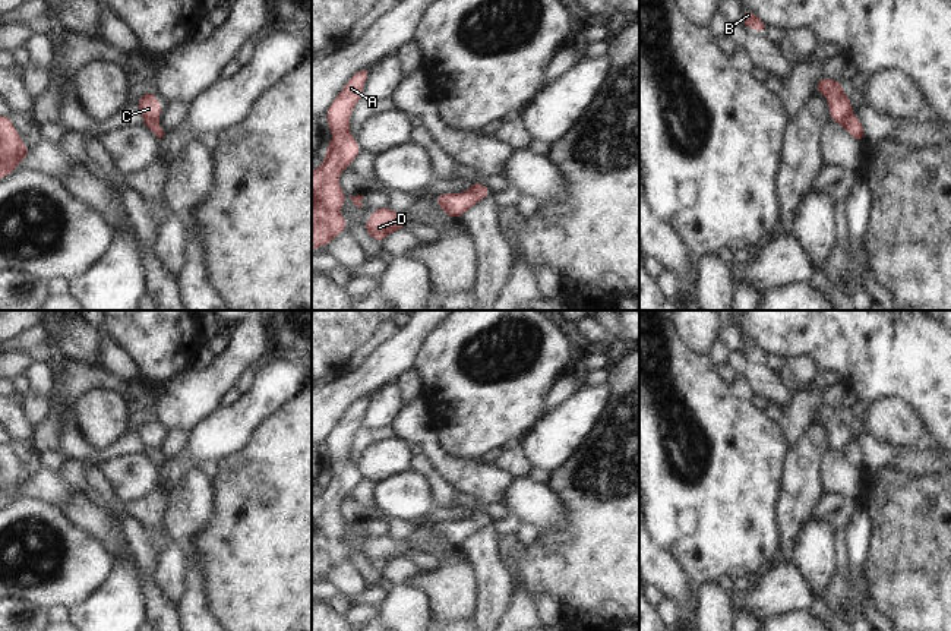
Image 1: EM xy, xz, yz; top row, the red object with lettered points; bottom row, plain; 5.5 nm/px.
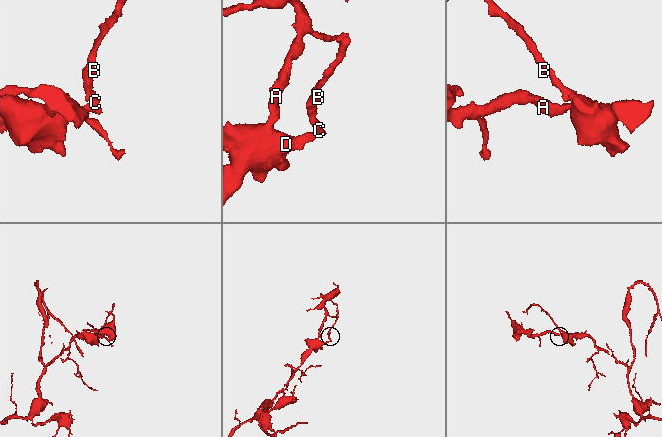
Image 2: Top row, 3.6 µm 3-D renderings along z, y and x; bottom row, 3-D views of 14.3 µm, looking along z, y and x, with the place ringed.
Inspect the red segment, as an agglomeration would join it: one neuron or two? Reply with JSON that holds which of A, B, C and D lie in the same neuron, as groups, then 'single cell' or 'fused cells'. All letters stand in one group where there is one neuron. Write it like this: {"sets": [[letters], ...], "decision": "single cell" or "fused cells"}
{"sets": [["A", "D"], ["B", "C"]], "decision": "fused cells"}

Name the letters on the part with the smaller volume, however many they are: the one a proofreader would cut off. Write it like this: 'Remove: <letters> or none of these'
Remove: B, C

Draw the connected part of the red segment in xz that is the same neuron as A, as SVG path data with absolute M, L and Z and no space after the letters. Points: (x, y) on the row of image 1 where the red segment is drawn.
M363 67L345 83L326 110L334 139L326 145L323 164L312 170L312 250L329 244L348 230L339 214L345 195L338 183L341 173L361 154L356 136L348 132L350 116L361 100L361 91L370 73Z

